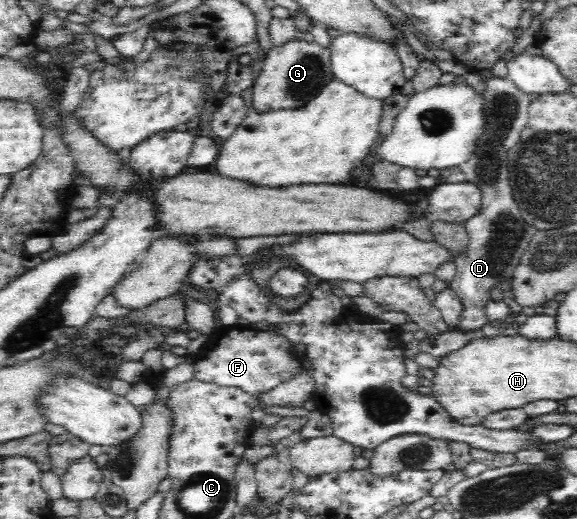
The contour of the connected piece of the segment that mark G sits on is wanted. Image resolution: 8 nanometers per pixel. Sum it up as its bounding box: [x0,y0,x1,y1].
[252,38,332,113]

